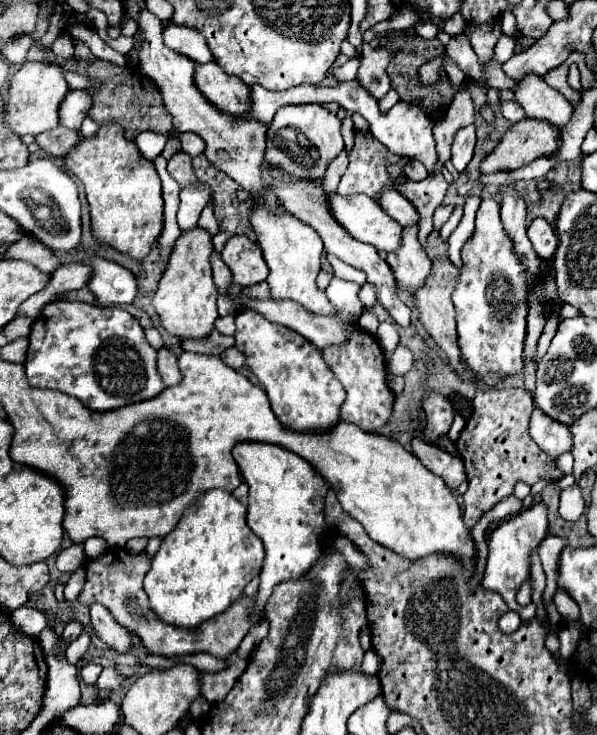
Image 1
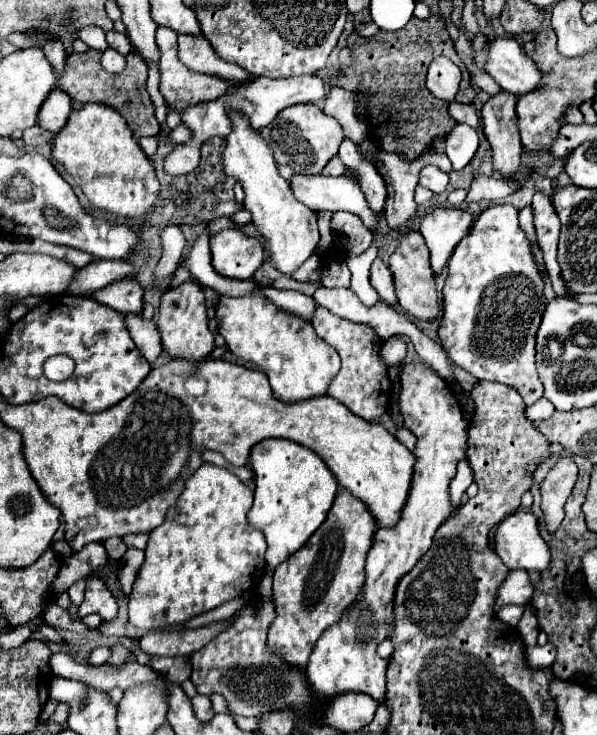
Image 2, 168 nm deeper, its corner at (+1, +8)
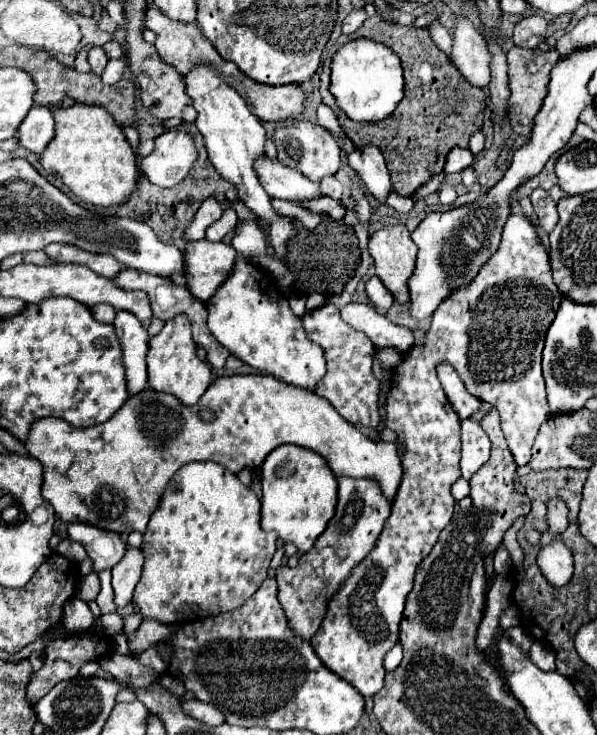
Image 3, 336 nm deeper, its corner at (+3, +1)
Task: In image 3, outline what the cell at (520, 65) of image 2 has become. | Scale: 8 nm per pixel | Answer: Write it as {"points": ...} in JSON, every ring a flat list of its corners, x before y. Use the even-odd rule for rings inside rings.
{"points":[[461,17,455,25,453,35,453,63,461,71,461,75,473,85,473,87,487,87,491,81,489,75,489,49,485,37,475,29,475,25]]}

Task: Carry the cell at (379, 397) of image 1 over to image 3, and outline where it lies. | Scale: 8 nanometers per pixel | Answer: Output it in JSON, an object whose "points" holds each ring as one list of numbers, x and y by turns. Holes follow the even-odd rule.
{"points":[[325,305,305,313,303,327,307,331,307,337,323,347,327,359,327,375,319,381,315,393,325,397,349,423,377,427,381,423,379,415,381,383,373,377,375,345,369,341,365,333,351,329,347,323,341,323,339,309,335,305]]}

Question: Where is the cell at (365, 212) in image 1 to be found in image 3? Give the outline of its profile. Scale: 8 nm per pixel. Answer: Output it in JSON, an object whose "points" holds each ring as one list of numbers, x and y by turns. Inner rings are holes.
{"points":[[269,157,259,159,255,171,265,191,277,199,285,199,295,205,301,205,323,197,319,183,305,179,305,175,281,165,277,159,269,159]]}

